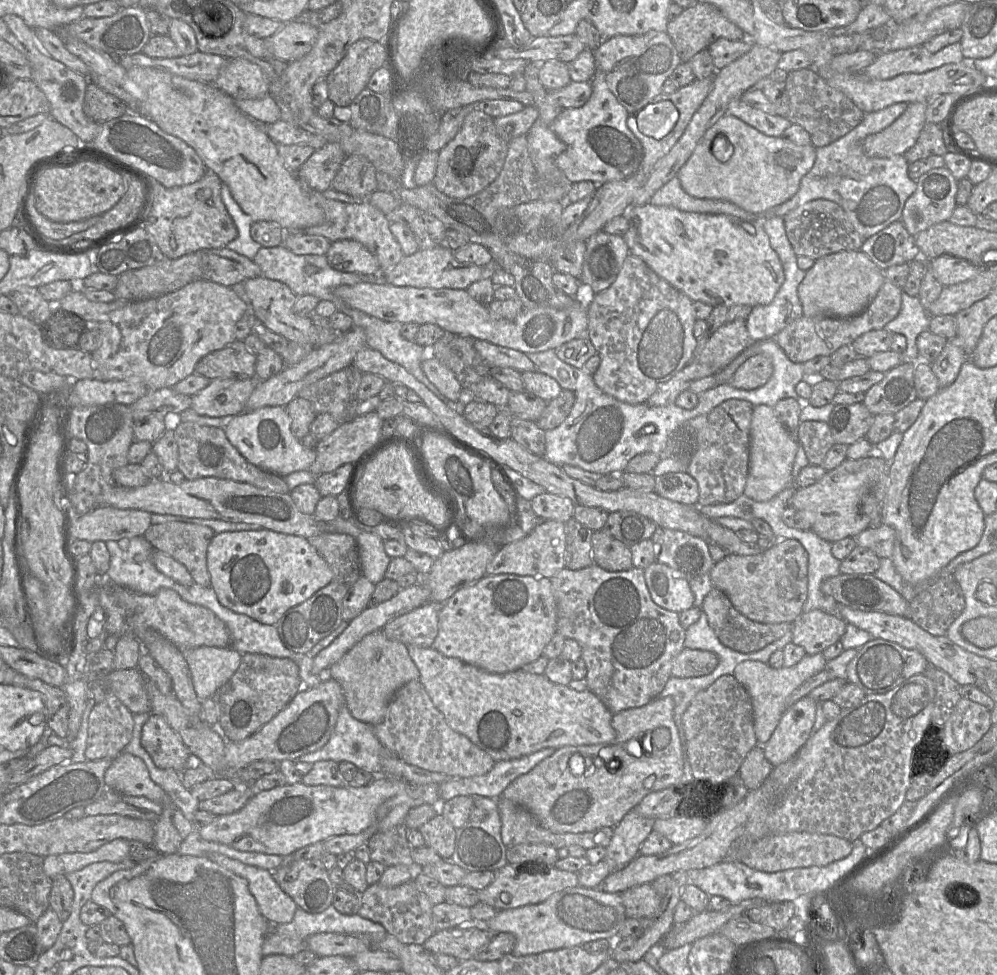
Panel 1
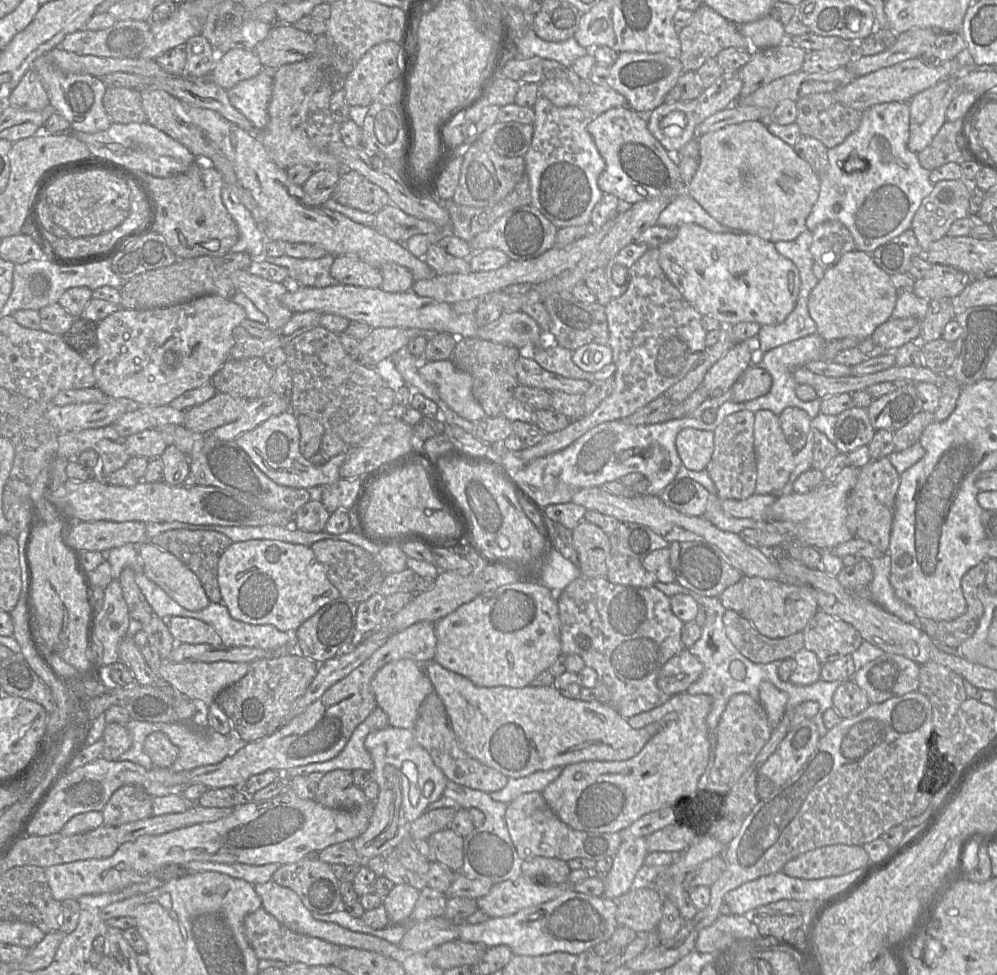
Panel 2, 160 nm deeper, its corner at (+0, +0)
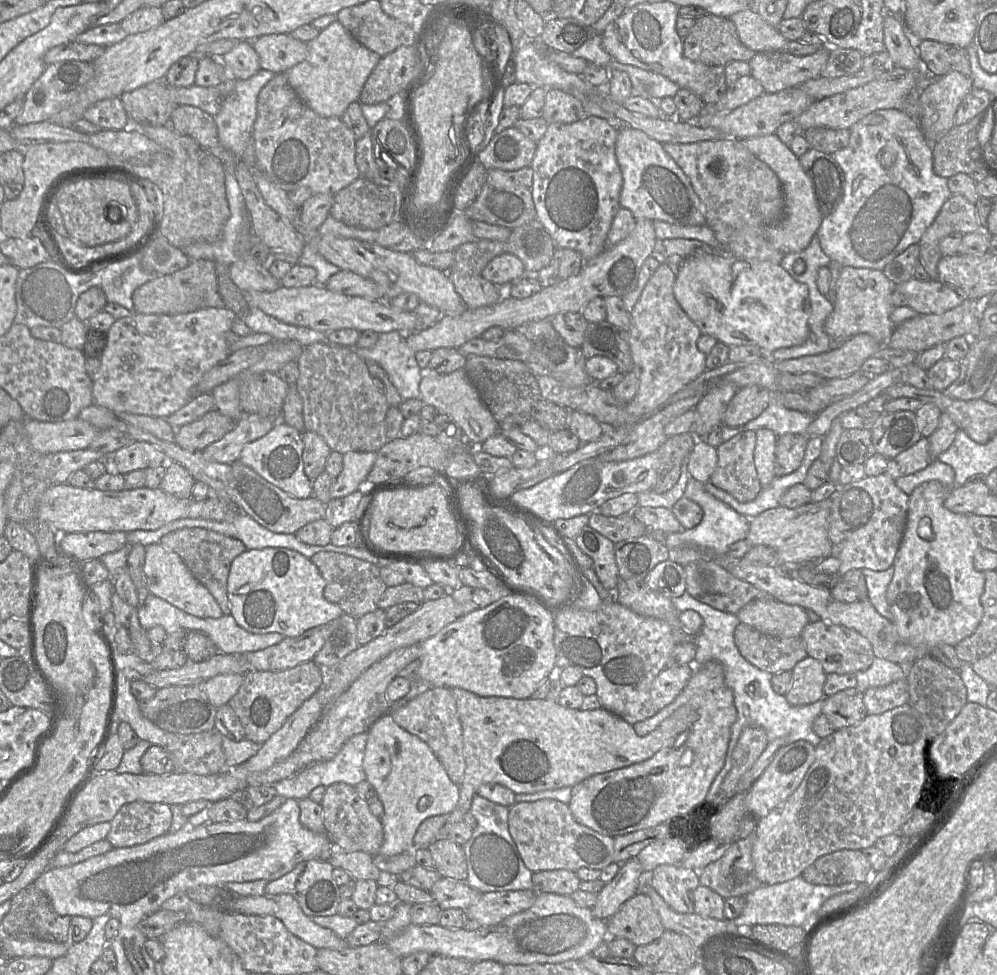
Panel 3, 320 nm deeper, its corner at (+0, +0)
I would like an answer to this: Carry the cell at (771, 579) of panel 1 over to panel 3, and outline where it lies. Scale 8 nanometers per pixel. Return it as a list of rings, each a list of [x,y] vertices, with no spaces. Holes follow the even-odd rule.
[[[774,598],[753,600],[736,614],[740,622],[768,635],[791,638],[800,636],[809,623],[807,610]]]

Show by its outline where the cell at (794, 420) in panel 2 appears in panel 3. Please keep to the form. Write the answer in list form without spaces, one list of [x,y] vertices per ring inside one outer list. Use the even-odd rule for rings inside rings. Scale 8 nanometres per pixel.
[[[805,434],[778,436],[776,444],[775,475],[783,476],[795,471],[801,464],[808,437]]]

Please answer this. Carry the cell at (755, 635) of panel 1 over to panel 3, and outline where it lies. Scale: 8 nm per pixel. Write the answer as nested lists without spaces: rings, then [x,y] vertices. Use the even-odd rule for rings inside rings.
[[[740,622],[734,631],[740,654],[752,665],[771,674],[786,670],[808,656],[801,636],[781,638],[760,632]]]

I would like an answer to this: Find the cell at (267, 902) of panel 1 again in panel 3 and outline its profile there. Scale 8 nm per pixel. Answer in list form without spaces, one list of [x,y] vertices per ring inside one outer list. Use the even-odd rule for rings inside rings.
[[[280,894],[274,898],[278,918],[290,933],[316,949],[345,949],[346,939],[338,937],[331,929],[319,926],[312,917],[306,915],[295,898],[289,894]]]

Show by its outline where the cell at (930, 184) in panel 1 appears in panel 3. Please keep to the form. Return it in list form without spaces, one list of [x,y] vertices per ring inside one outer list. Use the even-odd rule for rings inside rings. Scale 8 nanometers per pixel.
[[[952,194],[941,207],[933,223],[925,230],[918,244],[919,260],[930,279],[938,279],[938,262],[942,257],[939,243],[945,236],[953,232],[967,234],[981,229],[975,204],[962,195]]]

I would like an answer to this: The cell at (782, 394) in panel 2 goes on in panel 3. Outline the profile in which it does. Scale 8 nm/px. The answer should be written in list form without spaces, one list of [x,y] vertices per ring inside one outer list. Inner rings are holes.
[[[771,392],[768,407],[757,418],[743,425],[743,431],[768,428],[775,432],[777,436],[805,434],[815,416],[805,411],[784,407],[776,399],[775,393]]]

